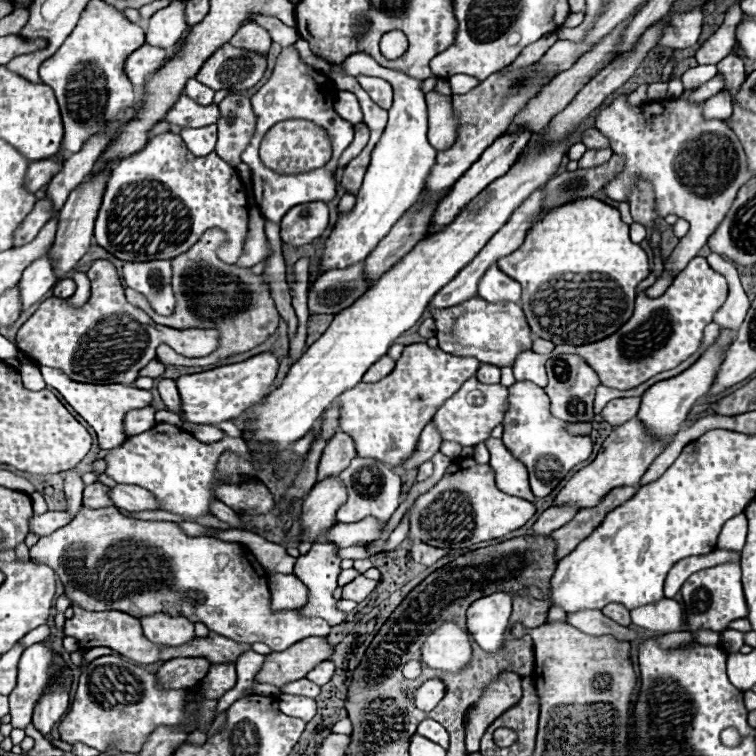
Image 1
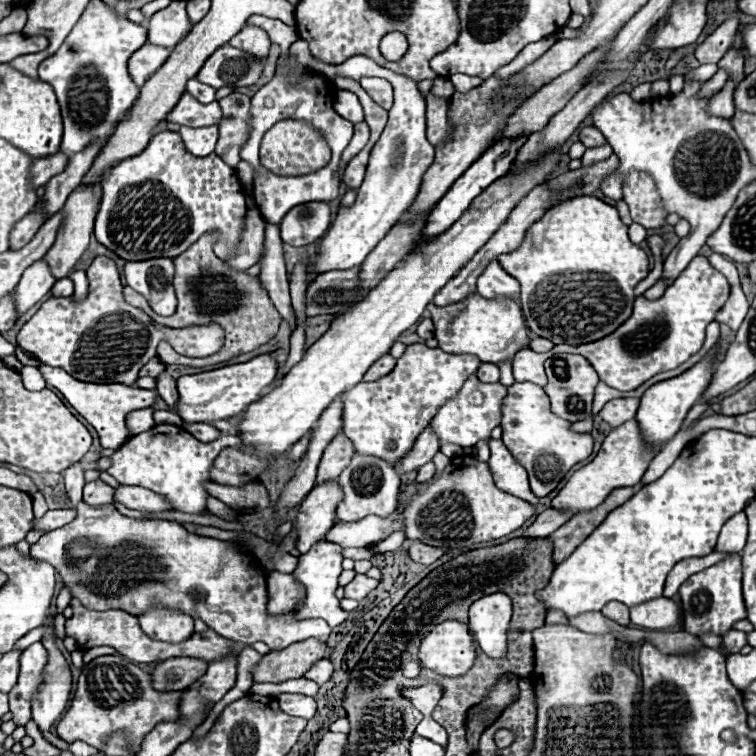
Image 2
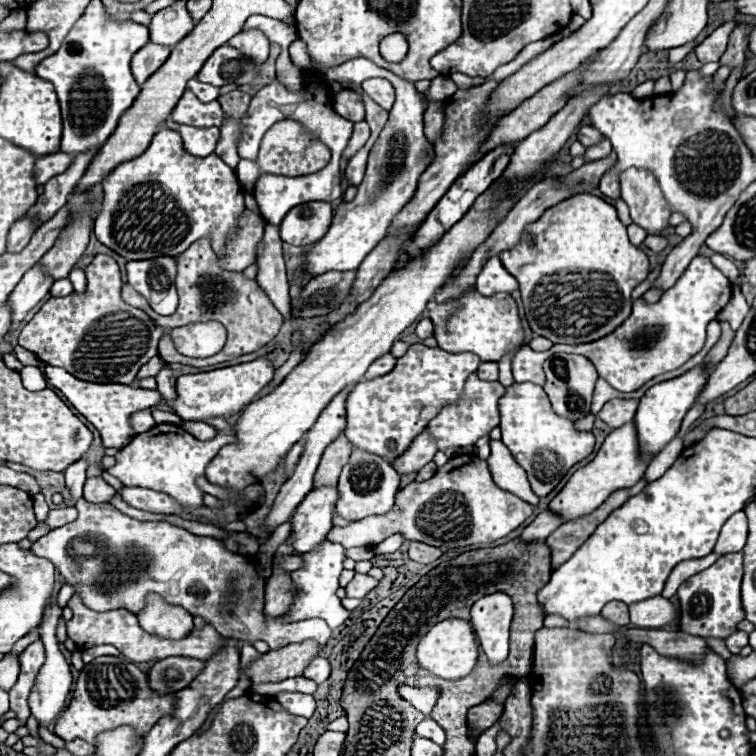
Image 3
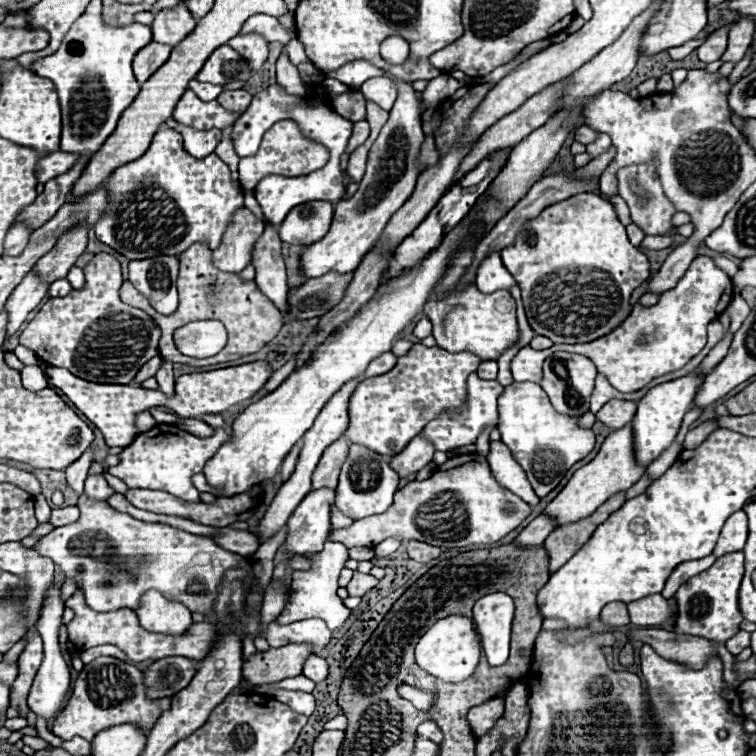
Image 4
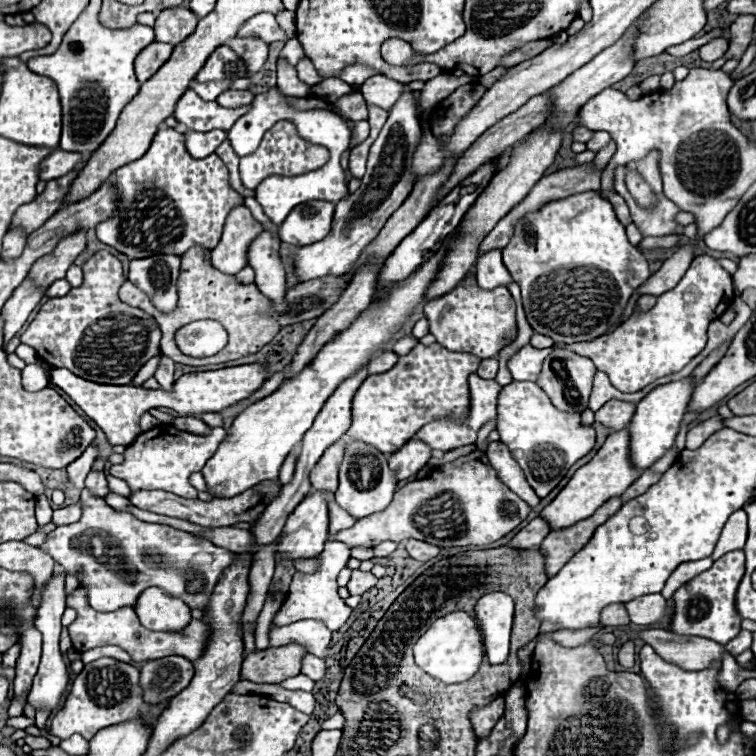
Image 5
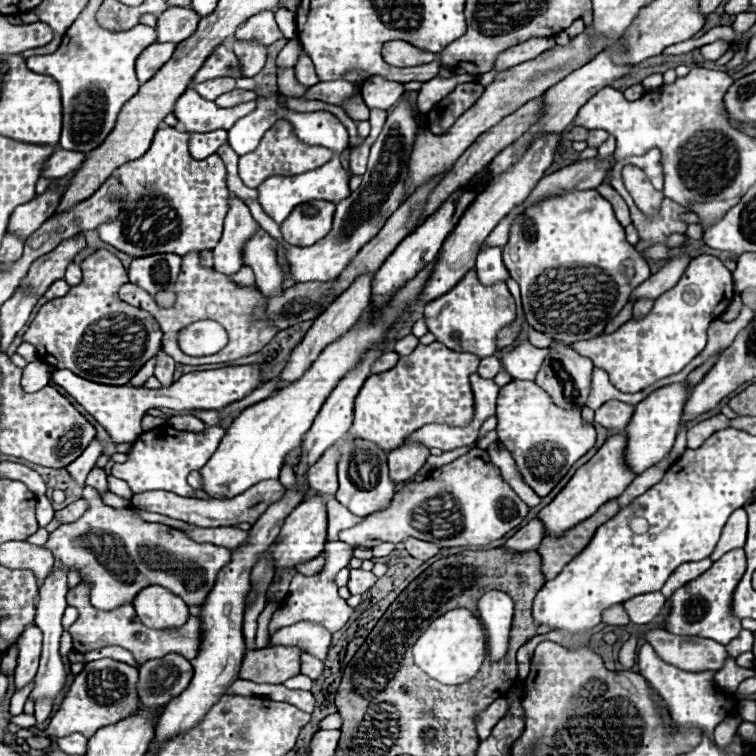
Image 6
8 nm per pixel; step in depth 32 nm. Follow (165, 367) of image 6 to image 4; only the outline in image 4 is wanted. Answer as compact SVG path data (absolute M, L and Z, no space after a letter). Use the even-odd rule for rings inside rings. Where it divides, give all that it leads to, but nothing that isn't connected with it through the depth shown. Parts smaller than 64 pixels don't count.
M162 360L160 370L154 376L158 380L158 386L164 394L174 394L174 376L172 376L172 362Z

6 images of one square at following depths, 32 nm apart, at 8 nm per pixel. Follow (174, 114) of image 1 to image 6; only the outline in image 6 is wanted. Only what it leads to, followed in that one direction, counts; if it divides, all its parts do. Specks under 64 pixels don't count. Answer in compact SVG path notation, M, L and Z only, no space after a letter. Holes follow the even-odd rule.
M188 88L176 102L174 114L186 126L188 132L210 132L230 130L238 118L244 118L254 110L256 100L238 104L233 108L218 108L214 102L204 100L196 90Z

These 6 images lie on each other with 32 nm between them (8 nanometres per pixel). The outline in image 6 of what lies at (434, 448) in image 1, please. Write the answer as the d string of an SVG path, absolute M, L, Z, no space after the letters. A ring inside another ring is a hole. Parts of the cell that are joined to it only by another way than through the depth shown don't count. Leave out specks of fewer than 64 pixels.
M418 444L402 446L398 450L392 450L388 454L388 466L390 466L390 478L396 484L402 484L416 476L416 472L424 466L426 458L430 456L430 450Z

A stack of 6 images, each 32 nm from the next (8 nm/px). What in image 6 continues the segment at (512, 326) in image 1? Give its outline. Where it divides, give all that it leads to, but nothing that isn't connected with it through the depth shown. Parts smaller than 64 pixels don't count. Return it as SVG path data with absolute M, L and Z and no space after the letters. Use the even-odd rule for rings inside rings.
M476 270L466 272L466 278L462 278L462 282L458 282L458 286L454 286L454 290L450 290L450 294L444 294L442 298L424 306L424 322L426 322L428 330L436 336L438 342L442 342L444 346L448 346L454 352L470 352L480 358L492 356L496 352L496 330L510 324L514 318L516 318L516 304L514 304L512 294L506 288L506 282L496 282L494 286L482 286L478 282Z

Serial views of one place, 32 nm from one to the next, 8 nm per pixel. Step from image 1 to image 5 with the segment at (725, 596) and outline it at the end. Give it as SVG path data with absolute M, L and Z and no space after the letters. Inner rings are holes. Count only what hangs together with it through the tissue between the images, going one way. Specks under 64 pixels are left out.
M734 550L718 558L718 562L714 562L710 570L702 572L700 576L686 582L686 586L678 588L672 596L674 610L670 616L670 632L702 636L702 638L710 638L720 644L726 644L732 638L736 638L740 632L742 618L736 614L734 594L744 576L744 562L746 562L744 552Z

